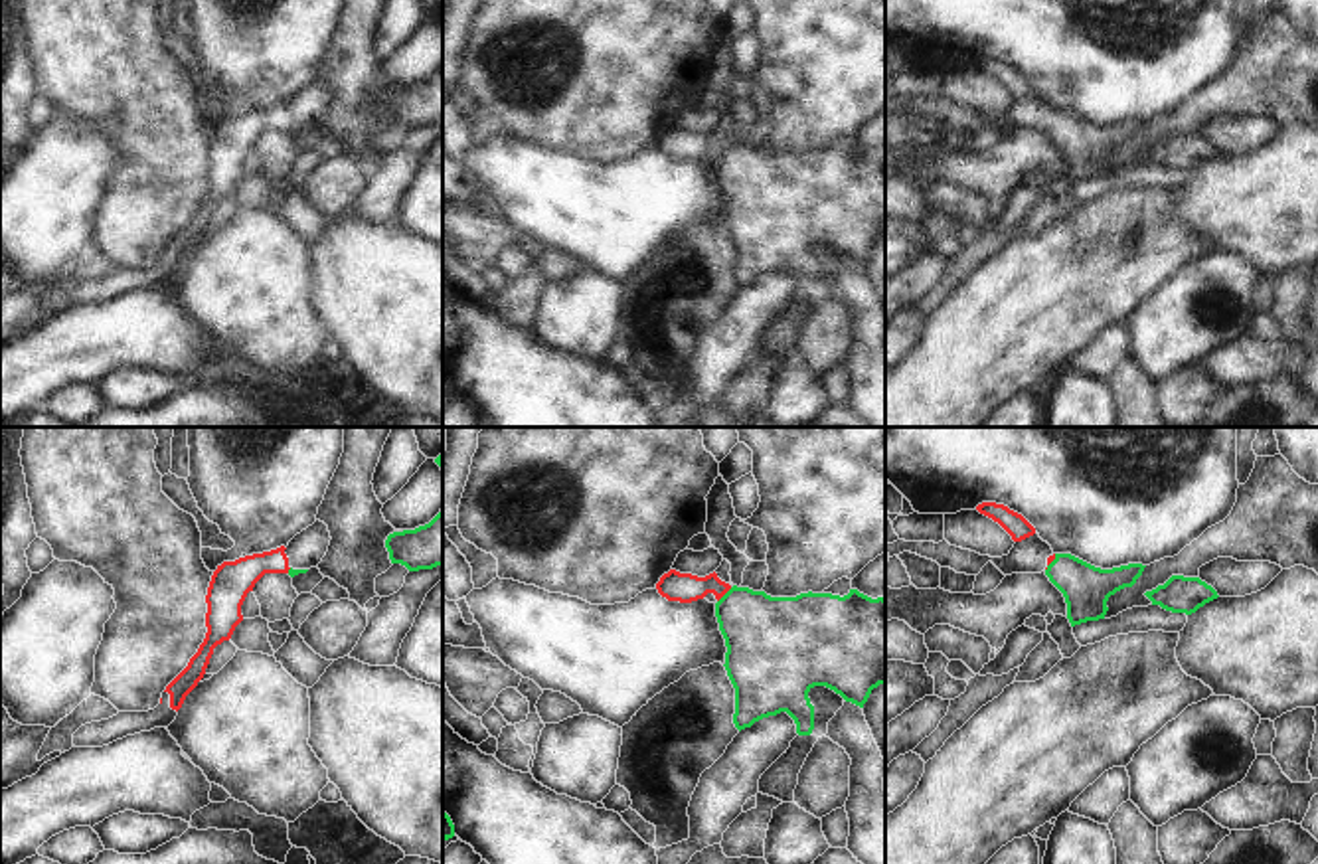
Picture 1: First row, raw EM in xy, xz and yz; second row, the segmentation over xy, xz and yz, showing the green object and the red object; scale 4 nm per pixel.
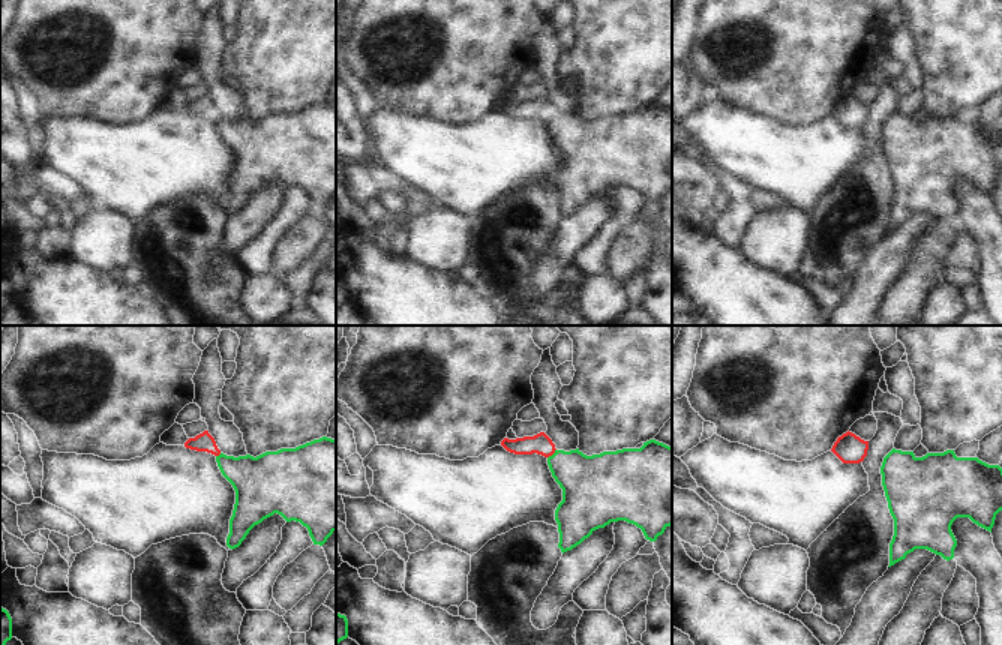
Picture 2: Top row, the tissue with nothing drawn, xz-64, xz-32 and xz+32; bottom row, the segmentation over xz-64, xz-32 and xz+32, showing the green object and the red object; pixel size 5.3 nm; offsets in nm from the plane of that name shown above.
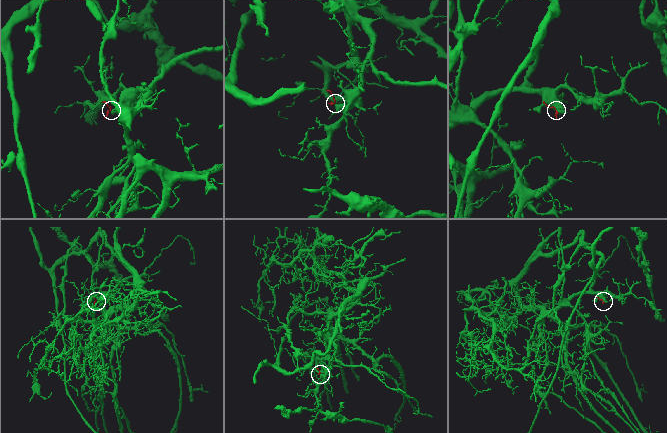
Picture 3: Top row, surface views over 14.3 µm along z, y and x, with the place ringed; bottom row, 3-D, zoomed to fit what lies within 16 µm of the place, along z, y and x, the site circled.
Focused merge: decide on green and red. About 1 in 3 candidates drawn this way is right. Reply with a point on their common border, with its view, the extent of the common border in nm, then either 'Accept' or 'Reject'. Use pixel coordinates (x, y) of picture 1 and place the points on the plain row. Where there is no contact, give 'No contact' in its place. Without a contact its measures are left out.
Touches green at xz (724, 153). Shared border 90 nm. Accept

